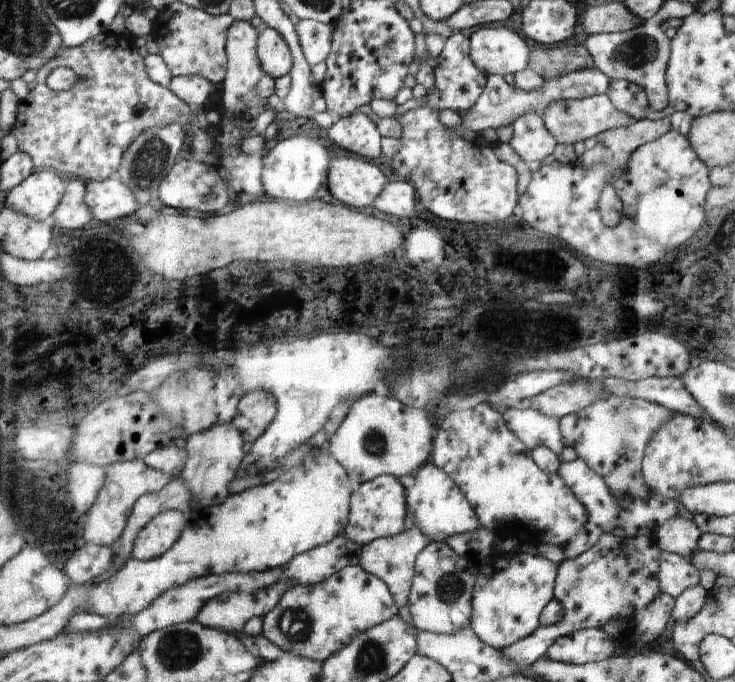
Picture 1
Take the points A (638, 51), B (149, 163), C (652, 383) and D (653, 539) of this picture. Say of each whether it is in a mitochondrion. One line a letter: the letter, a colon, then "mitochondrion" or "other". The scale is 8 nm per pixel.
A: mitochondrion
B: mitochondrion
C: other
D: other

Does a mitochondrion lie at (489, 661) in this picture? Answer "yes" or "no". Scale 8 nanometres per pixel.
no

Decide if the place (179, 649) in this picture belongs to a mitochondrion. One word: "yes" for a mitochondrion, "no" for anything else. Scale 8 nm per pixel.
yes

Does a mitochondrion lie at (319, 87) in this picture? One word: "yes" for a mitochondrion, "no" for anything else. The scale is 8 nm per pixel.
no

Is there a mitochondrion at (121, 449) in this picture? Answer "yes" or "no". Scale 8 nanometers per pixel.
no

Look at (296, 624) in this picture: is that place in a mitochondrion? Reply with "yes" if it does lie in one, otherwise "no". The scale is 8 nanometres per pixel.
yes

